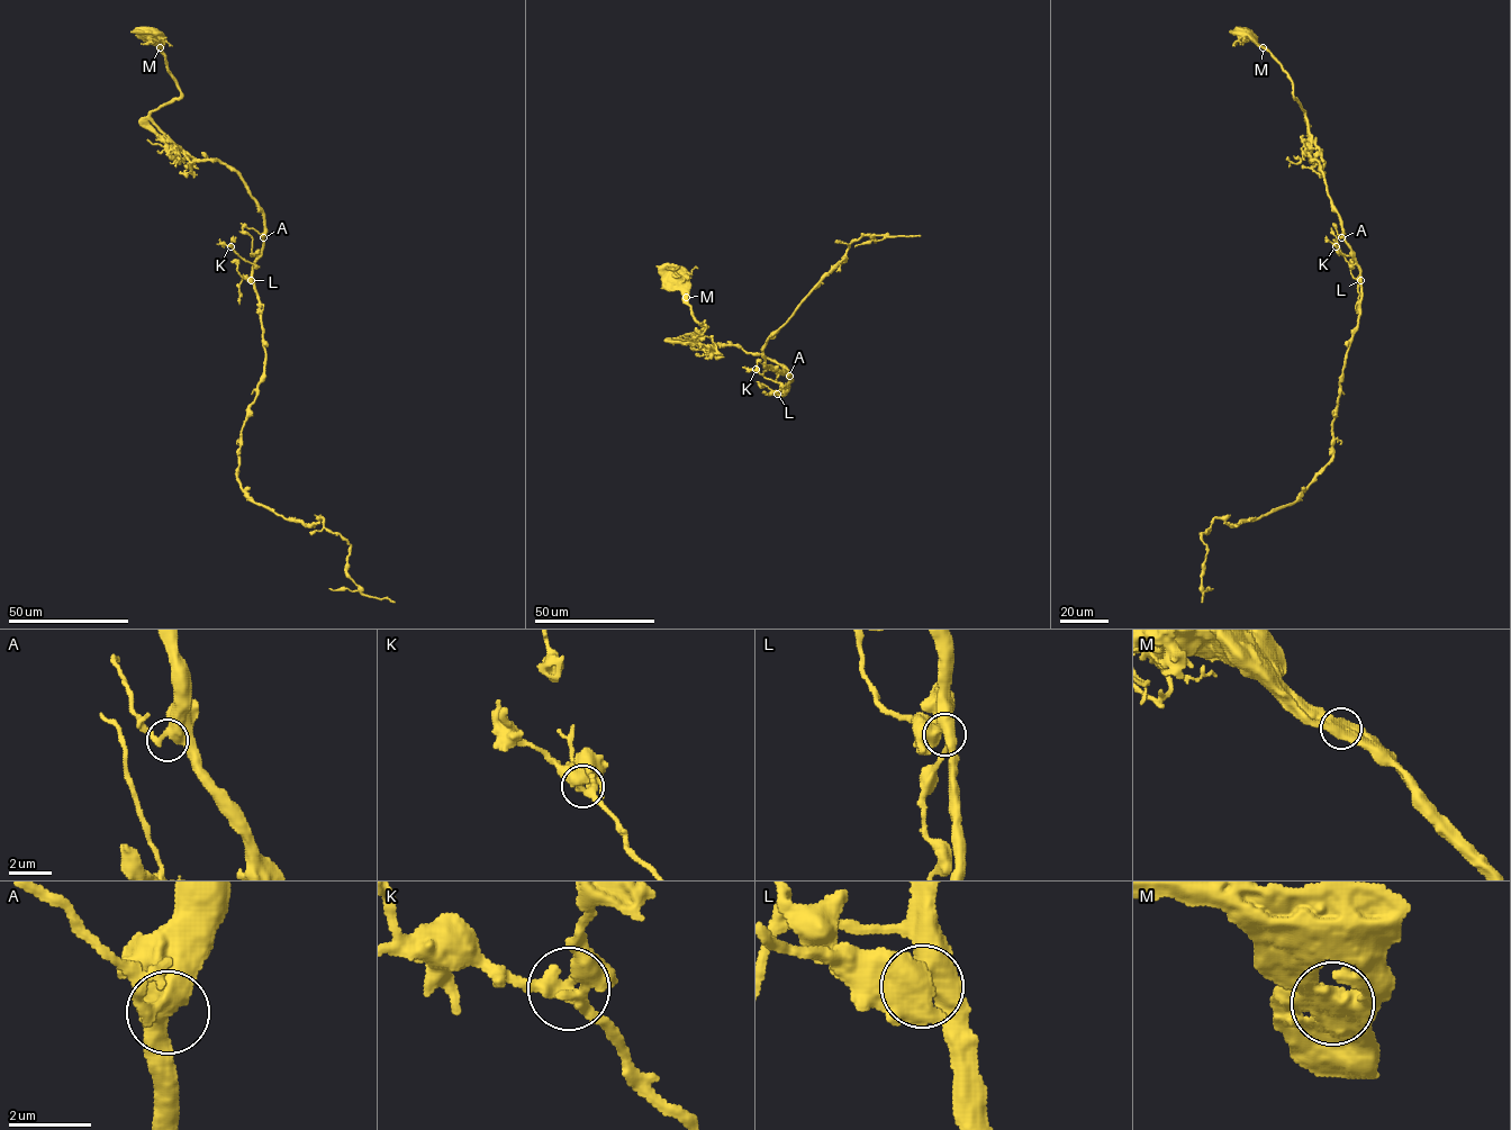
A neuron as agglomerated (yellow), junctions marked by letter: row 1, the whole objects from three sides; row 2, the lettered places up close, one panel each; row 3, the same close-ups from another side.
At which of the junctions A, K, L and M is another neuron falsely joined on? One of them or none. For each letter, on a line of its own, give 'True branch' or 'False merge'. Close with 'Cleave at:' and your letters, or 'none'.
A: True branch
K: True branch
L: True branch
M: True branch
Cleave at: none

